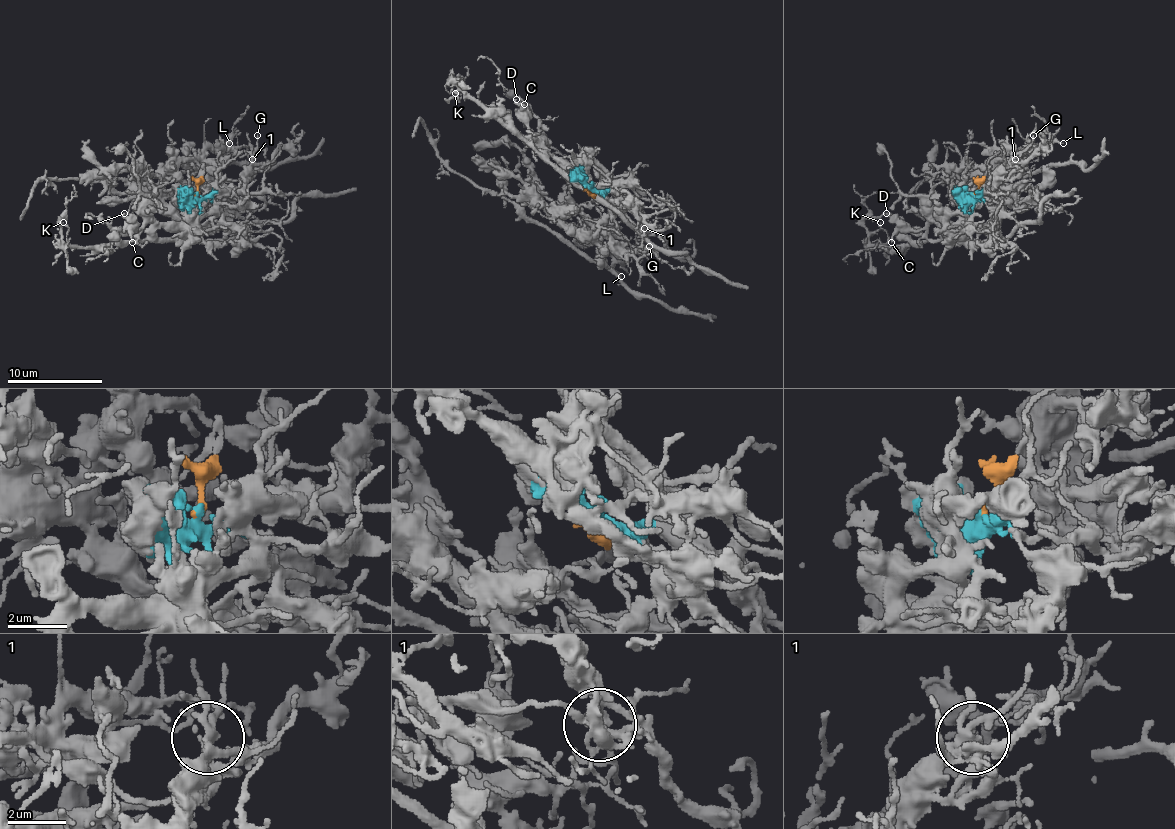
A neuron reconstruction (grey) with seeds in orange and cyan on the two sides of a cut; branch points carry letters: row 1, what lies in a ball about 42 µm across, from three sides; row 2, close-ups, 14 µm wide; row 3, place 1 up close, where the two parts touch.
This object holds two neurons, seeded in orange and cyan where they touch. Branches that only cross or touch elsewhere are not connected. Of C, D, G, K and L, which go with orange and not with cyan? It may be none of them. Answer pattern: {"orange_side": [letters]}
{"orange_side": ["L"]}

